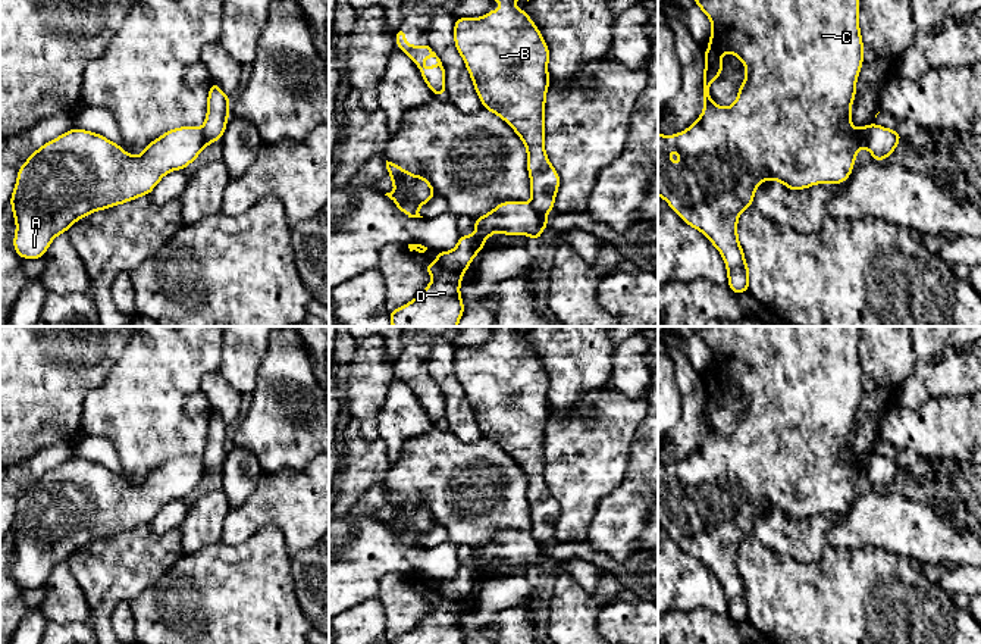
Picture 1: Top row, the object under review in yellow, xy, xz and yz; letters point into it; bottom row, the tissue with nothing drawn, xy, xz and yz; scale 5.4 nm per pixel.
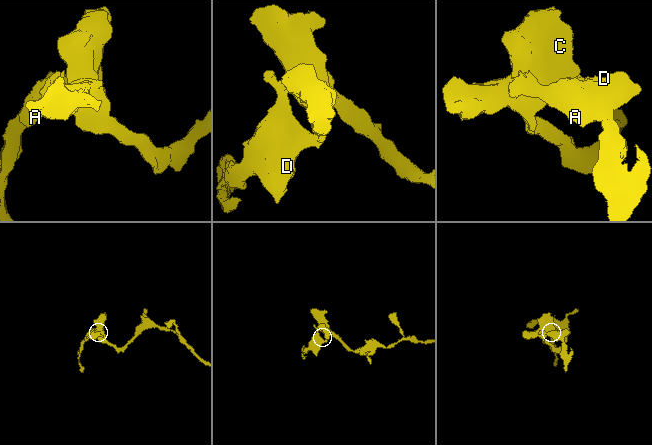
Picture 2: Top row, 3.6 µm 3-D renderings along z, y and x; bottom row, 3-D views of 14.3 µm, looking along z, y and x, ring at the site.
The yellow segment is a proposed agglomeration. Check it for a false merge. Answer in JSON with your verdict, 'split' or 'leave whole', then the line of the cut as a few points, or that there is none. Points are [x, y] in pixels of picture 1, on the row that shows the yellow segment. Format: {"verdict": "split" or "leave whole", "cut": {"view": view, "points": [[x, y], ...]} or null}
{"verdict": "split", "cut": {"view": "yz", "points": [[871, 124], [862, 146]]}}

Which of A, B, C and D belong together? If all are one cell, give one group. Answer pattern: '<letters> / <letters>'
A D / B C

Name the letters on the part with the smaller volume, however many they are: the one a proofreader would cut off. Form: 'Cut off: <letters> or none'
Cut off: A, D

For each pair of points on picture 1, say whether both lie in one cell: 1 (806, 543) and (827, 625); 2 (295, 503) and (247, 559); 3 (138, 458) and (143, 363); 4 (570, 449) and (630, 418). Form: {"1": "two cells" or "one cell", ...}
{"1": "two cells", "2": "two cells", "3": "one cell", "4": "one cell"}

